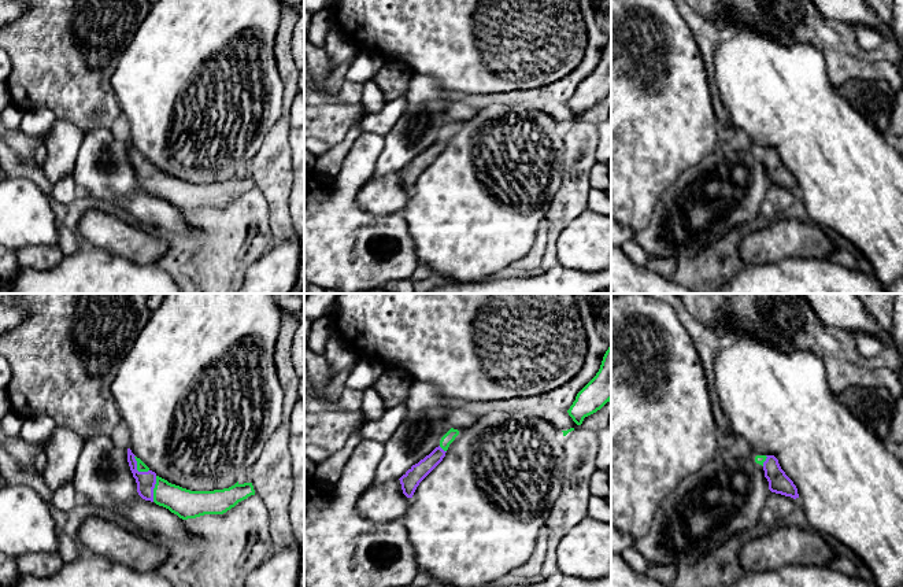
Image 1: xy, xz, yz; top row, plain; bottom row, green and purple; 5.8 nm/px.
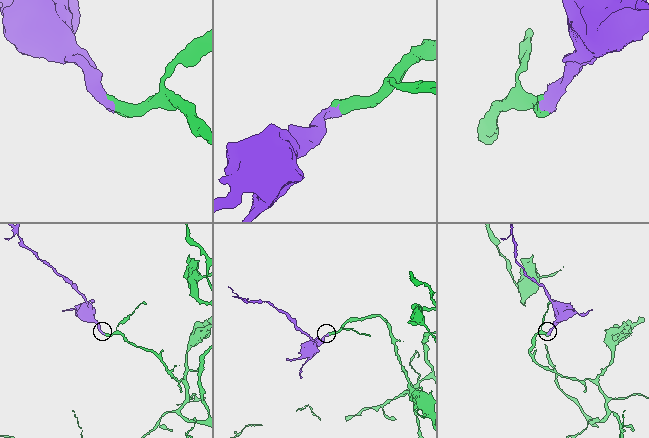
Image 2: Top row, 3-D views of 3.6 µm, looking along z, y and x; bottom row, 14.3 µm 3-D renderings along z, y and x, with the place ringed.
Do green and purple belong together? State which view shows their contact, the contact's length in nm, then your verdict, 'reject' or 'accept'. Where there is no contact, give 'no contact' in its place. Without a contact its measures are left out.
meets green in xy; contact 130 nm long; accept

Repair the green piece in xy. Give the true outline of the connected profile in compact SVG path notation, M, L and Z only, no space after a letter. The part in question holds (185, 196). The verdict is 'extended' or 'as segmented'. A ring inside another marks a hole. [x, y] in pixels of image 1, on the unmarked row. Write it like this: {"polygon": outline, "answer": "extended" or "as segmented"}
{"polygon": "M127 141L127 155L136 171L138 188L169 202L182 213L223 207L238 195L255 188L252 176L240 177L238 174L229 181L214 184L182 181L159 170L130 141Z", "answer": "extended"}

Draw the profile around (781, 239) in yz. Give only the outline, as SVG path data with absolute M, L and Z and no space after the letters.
M778 218L762 229L747 232L739 255L745 265L751 265L773 263L789 256L829 259L836 250L836 243L818 224Z

